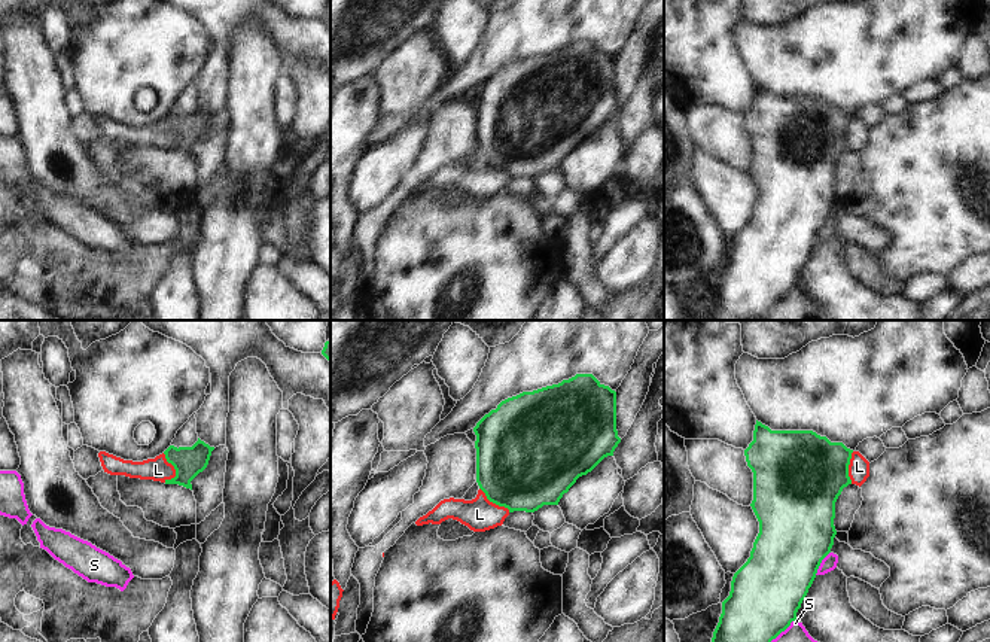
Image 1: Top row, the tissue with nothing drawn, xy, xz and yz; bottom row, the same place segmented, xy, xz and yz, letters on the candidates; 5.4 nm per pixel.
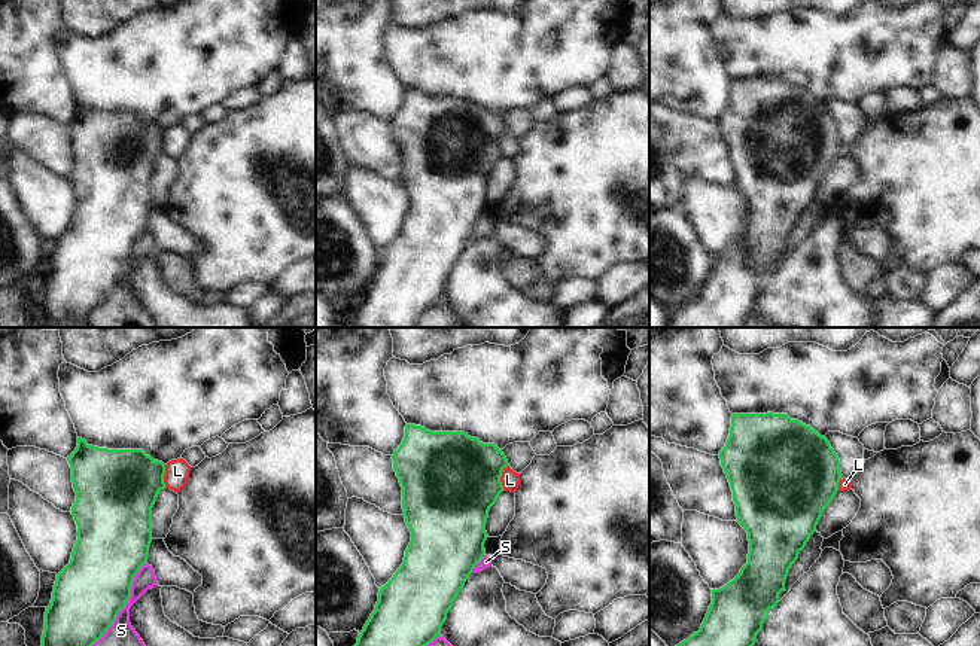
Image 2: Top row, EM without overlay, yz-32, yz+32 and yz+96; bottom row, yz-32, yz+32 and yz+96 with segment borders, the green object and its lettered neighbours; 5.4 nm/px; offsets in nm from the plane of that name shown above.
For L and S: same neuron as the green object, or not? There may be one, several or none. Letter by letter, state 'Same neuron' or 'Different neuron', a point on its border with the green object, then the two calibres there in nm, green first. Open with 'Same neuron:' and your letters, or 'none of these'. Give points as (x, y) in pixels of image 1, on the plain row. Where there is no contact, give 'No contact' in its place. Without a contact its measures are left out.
Same neuron: none of these
L: Different neuron. Touches green at xy (174, 134). Thickness 160 nm (green) against 130 nm
S: Different neuron. Touches green at yz (821, 228). Thickness 400 nm (green) against 80 nm

